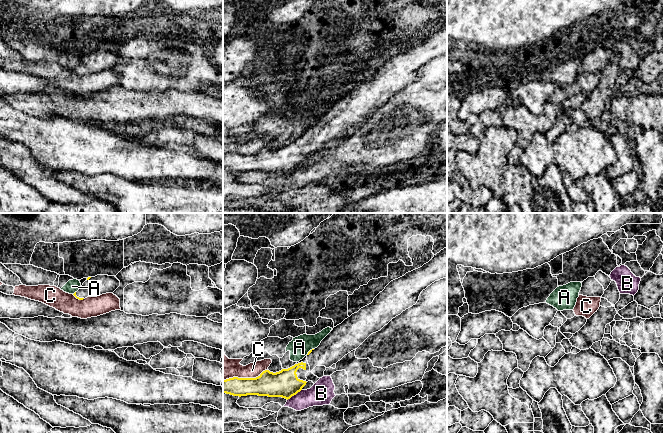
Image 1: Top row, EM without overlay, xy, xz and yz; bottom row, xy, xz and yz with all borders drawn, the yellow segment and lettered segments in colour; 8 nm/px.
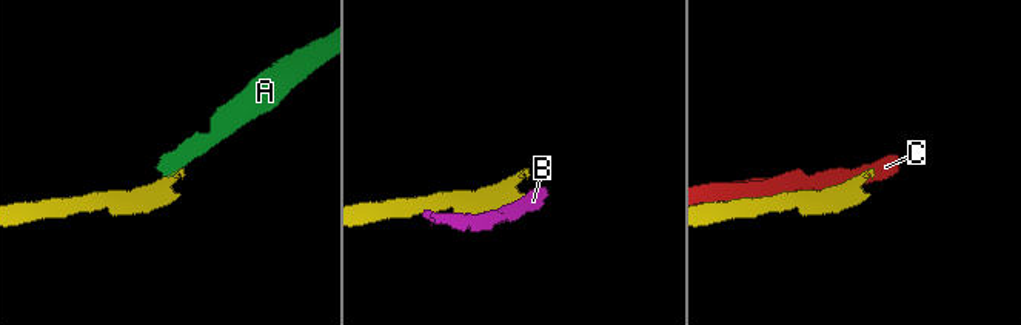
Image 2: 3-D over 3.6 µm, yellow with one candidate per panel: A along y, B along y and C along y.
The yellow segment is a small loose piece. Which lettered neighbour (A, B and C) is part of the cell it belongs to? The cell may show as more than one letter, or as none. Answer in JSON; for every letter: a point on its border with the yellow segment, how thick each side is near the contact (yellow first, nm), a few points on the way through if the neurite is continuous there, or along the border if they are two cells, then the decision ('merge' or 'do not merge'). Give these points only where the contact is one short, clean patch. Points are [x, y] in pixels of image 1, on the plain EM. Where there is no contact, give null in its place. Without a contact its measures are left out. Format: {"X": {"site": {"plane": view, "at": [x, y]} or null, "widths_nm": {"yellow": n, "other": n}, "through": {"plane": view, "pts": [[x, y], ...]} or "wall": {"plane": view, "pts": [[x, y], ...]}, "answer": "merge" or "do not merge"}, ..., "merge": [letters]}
{"A": {"site": {"plane": "xz", "at": [309, 127]}, "widths_nm": {"yellow": 20, "other": 160}, "wall": {"plane": "xz", "pts": [[313, 124], [306, 130]]}, "answer": "do not merge"}, "B": {"site": {"plane": "xz", "at": [294, 170]}, "widths_nm": {"yellow": 220, "other": 190}, "answer": "do not merge"}, "C": {"site": {"plane": "xz", "at": [244, 154]}, "widths_nm": {"yellow": 200, "other": 180}, "answer": "do not merge"}, "merge": []}

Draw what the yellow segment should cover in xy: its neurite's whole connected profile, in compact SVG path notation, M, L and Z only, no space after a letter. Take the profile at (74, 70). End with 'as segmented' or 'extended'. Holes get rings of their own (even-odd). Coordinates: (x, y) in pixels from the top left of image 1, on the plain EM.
M97 51L88 53L80 65L73 71L83 76L87 73L97 73L106 69L113 69L120 62L120 57L115 52Z | extended

